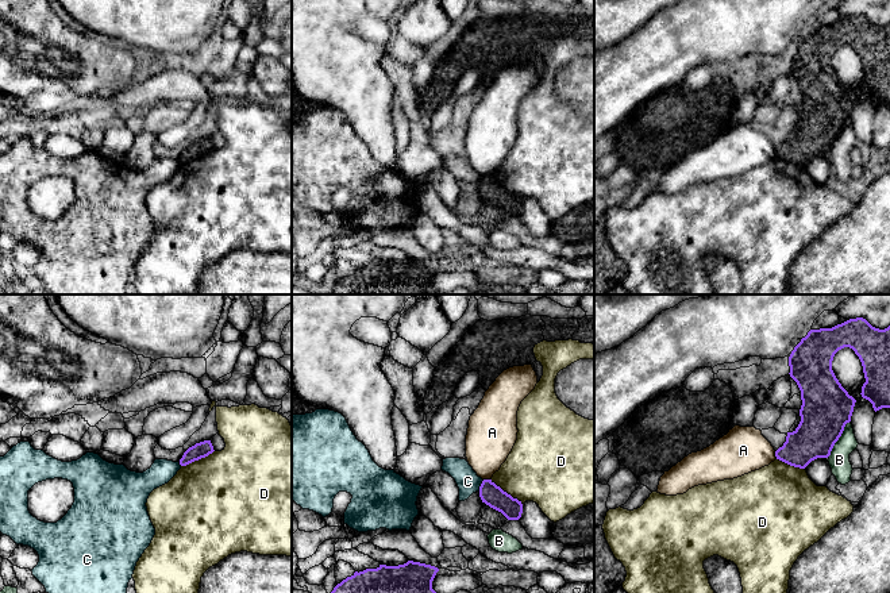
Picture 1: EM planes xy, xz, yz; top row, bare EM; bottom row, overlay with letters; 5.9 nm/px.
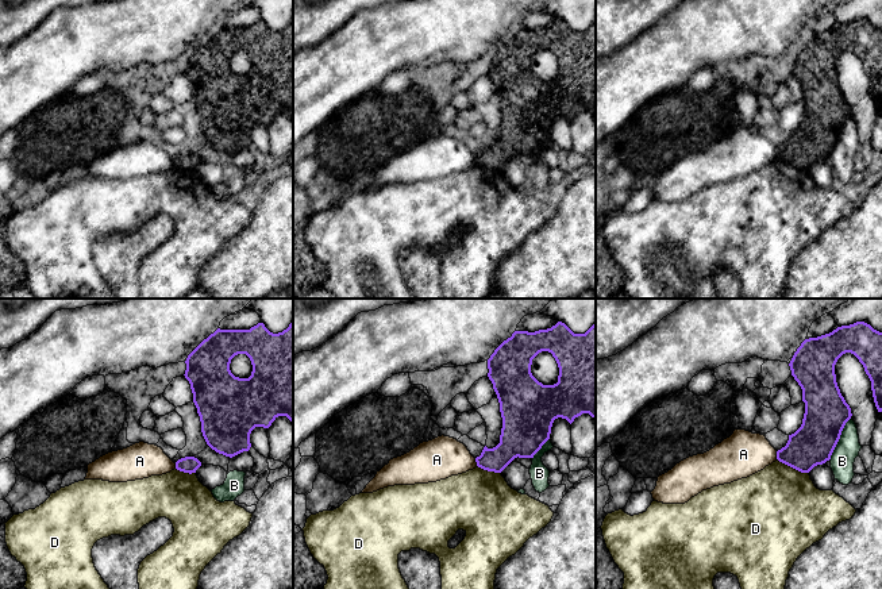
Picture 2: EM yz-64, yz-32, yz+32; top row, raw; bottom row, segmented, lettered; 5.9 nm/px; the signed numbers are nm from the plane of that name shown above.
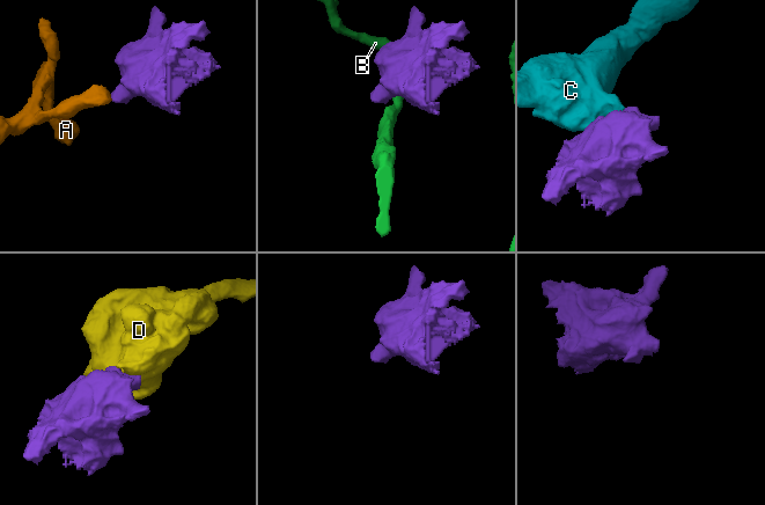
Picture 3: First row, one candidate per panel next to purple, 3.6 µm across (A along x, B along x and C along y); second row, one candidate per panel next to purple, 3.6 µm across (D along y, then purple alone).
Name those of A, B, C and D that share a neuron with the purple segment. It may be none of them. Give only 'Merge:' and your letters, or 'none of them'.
Merge: none of them

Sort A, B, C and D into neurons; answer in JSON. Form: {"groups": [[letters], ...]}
{"groups": [["A"], ["B"], ["C"], ["D"]]}

